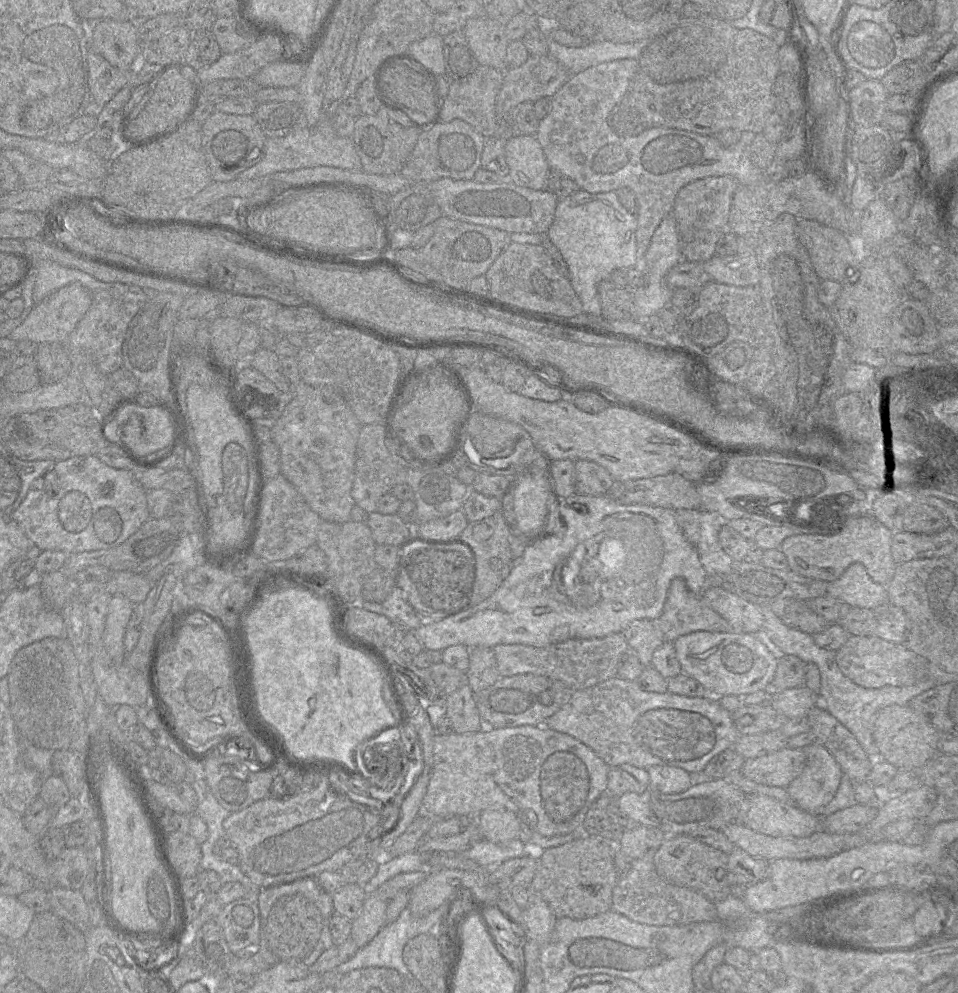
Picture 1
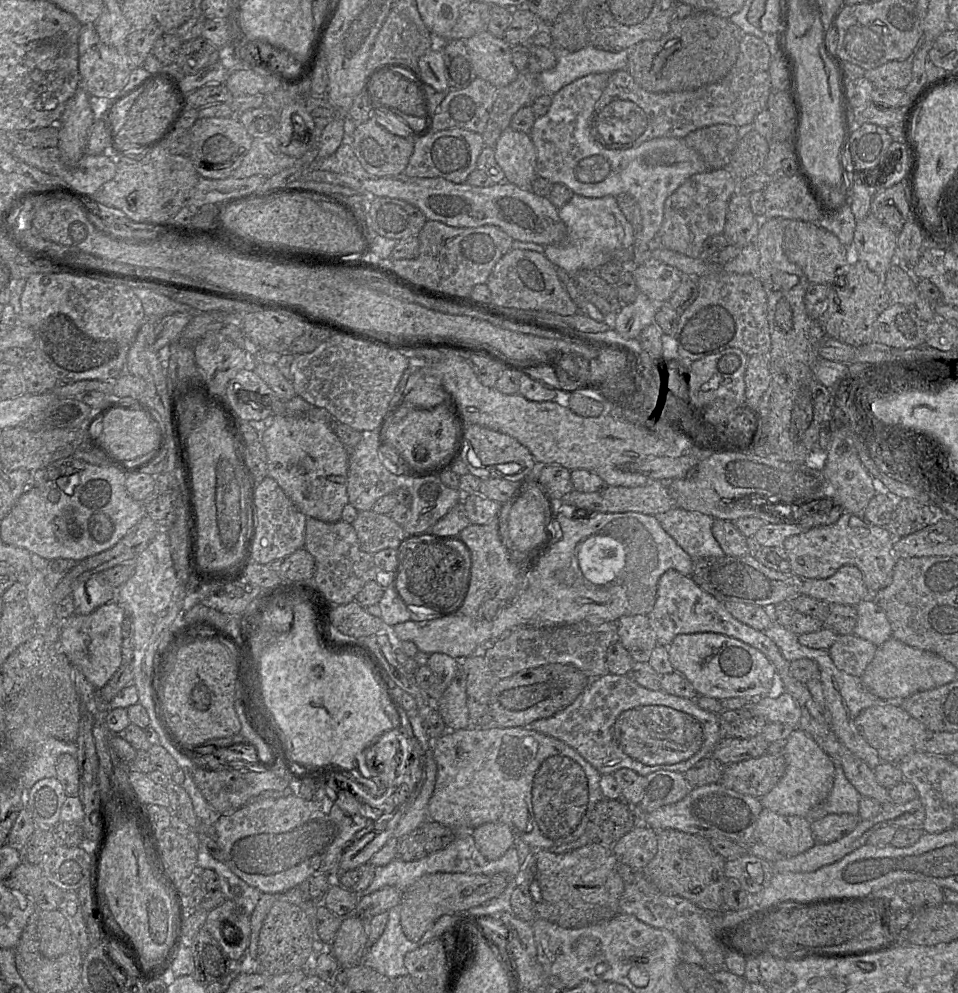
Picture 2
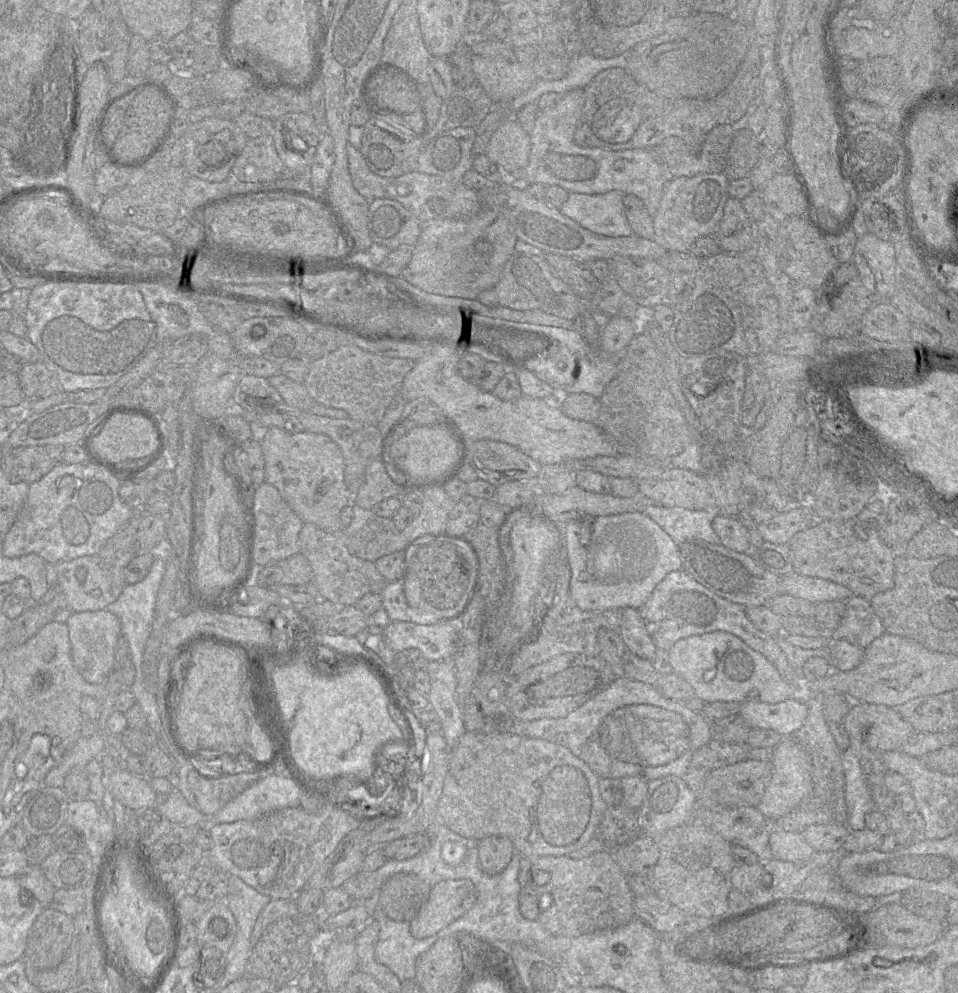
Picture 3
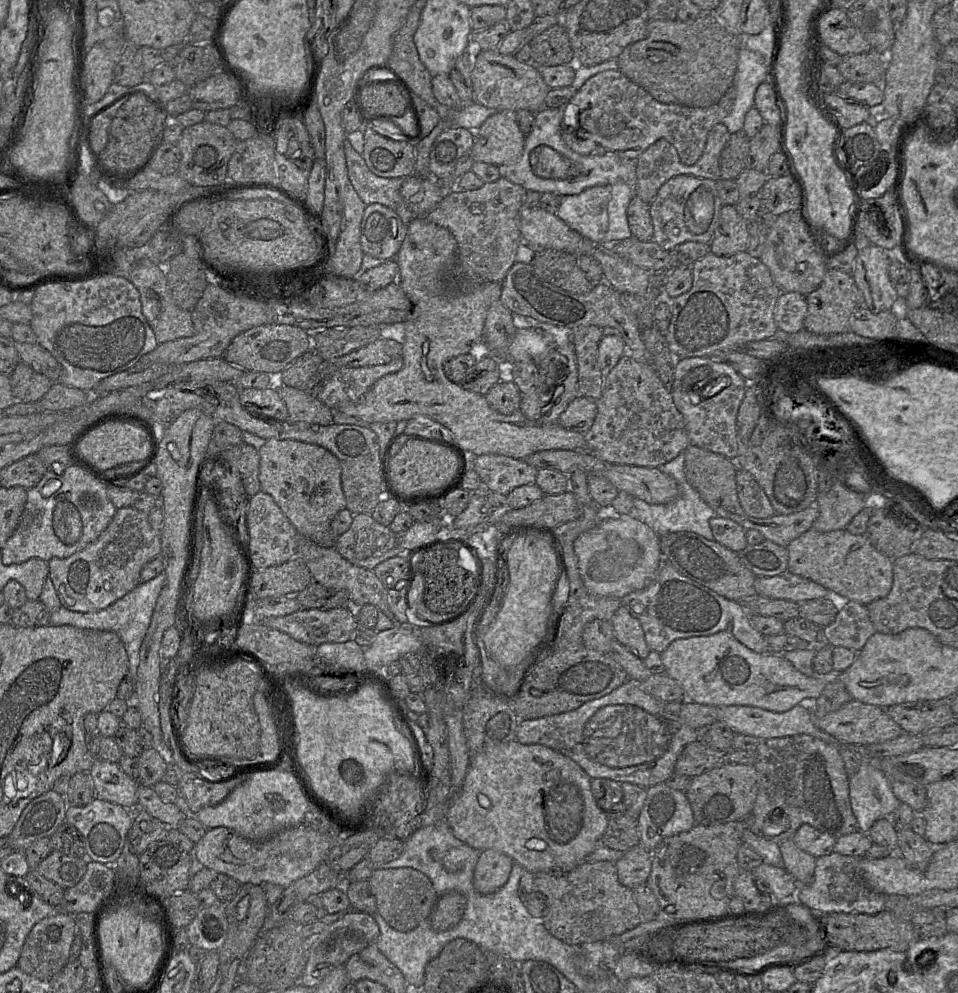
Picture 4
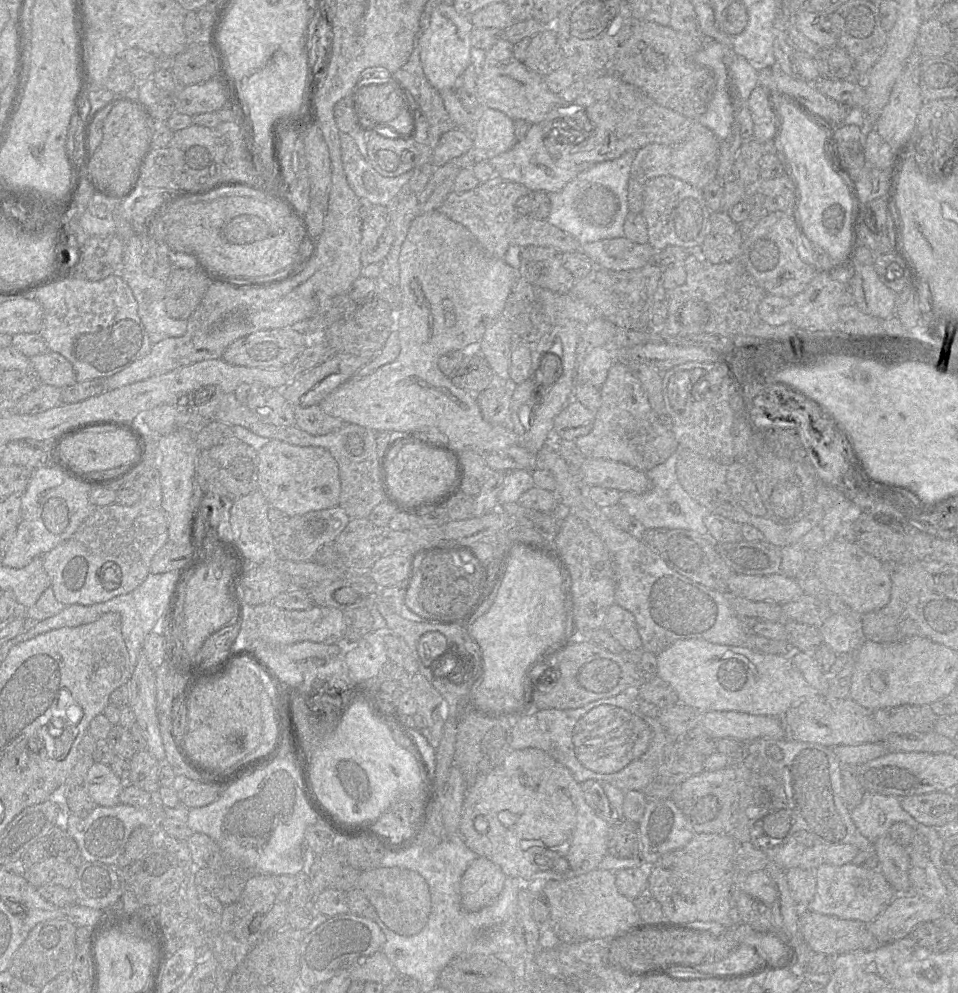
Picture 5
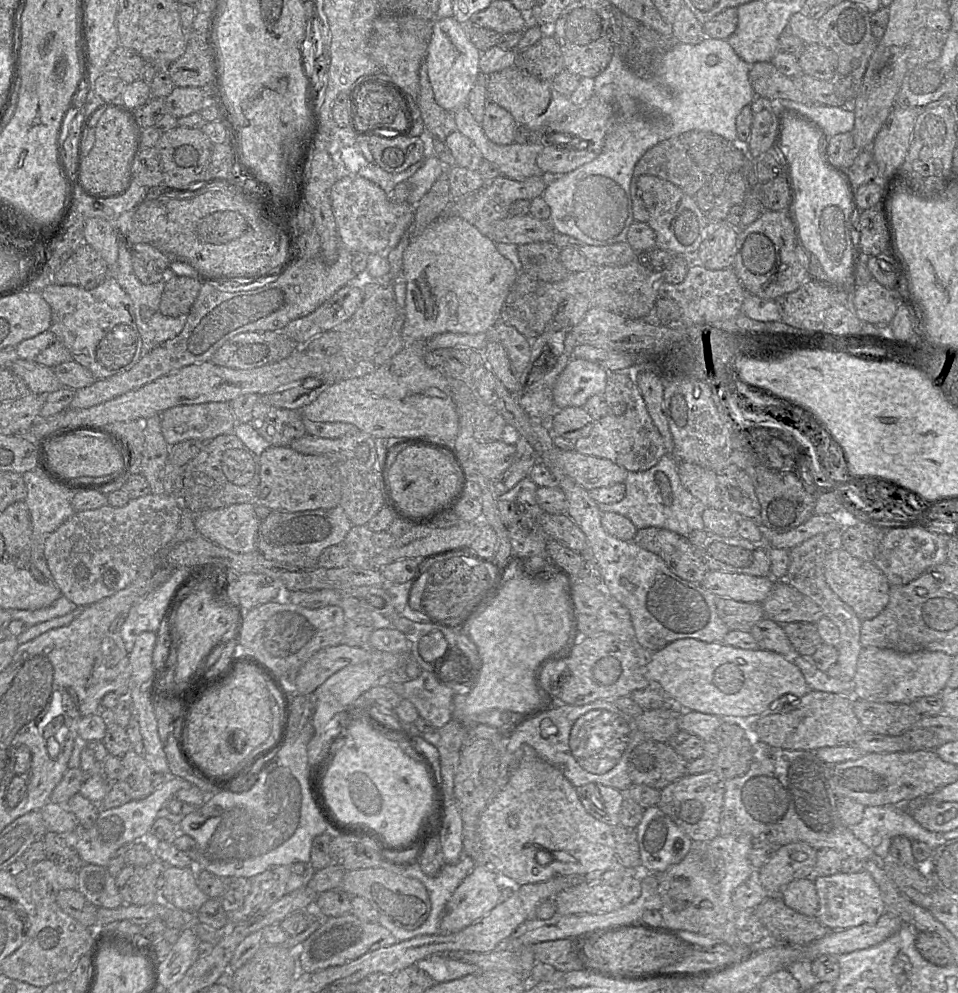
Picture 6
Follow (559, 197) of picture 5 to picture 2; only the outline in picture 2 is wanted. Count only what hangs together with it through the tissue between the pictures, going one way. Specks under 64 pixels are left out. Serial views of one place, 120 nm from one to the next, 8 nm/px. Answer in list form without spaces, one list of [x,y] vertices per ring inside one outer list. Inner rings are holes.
[[[573,194],[570,201],[558,209],[558,213],[567,227],[567,238],[559,245],[545,246],[544,255],[573,279],[580,270],[597,270],[601,265],[613,261],[613,252],[632,247],[635,230],[620,210],[614,196],[588,198]]]

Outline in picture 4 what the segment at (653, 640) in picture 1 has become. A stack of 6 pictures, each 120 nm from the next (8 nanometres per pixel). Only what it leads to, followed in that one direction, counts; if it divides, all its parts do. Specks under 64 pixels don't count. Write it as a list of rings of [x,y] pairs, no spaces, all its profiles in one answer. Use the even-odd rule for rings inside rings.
[[[621,604],[611,619],[615,639],[640,659],[645,659],[650,649],[640,622],[627,607]]]

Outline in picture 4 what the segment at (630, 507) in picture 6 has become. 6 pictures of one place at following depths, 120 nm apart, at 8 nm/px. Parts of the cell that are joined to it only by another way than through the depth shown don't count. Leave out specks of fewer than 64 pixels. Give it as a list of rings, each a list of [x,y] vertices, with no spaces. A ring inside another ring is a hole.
[[[682,451],[671,461],[657,467],[661,472],[671,476],[678,483],[679,494],[674,500],[665,504],[648,504],[641,499],[634,498],[633,507],[629,516],[635,517],[646,524],[658,536],[674,532],[689,531],[694,532],[707,540],[714,540],[709,526],[709,520],[716,515],[714,511],[703,501],[698,492],[687,482],[684,472],[684,463],[685,451]]]

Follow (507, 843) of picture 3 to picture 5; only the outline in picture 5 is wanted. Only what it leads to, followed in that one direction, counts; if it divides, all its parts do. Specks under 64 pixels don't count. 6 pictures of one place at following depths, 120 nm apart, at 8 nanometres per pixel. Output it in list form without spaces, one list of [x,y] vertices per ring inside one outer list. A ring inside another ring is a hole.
[[[478,856],[467,868],[460,884],[461,905],[467,912],[477,912],[491,905],[501,894],[507,875],[499,865]]]

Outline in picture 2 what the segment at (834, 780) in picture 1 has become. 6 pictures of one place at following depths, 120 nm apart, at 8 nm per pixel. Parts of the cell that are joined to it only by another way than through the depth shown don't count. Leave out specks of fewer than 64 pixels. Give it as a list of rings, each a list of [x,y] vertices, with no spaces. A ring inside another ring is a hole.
[[[795,728],[786,738],[783,756],[786,770],[779,782],[760,798],[763,808],[782,815],[804,816],[822,803],[830,794],[836,769],[836,762],[812,737]]]

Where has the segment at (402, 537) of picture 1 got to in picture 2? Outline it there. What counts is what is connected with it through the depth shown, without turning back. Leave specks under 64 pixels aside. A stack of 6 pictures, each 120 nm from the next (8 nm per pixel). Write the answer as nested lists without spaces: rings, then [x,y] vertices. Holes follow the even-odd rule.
[[[373,510],[359,511],[352,526],[361,549],[369,554],[387,548],[397,549],[399,552],[409,536],[389,515],[376,513]]]

